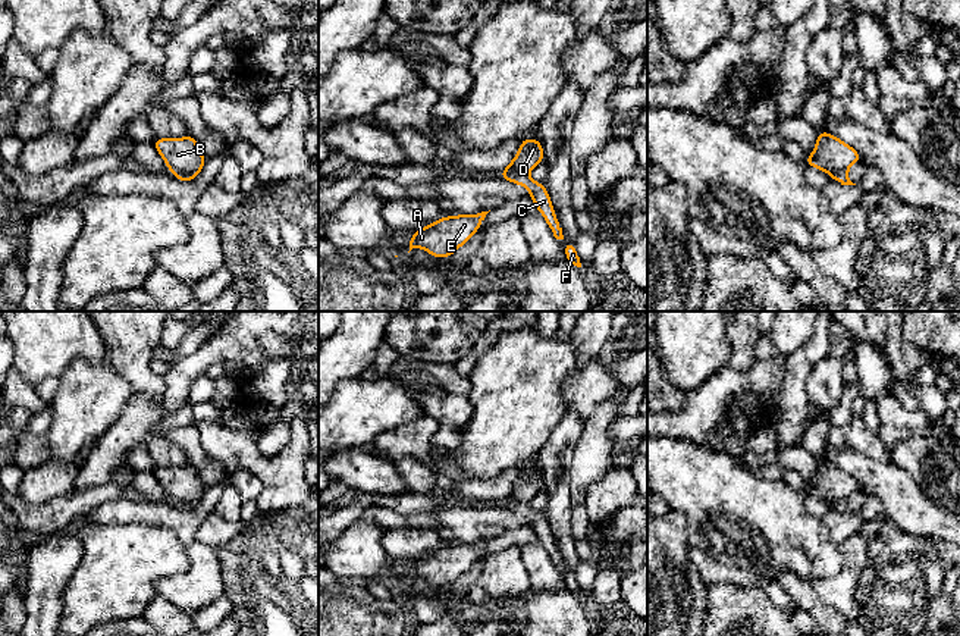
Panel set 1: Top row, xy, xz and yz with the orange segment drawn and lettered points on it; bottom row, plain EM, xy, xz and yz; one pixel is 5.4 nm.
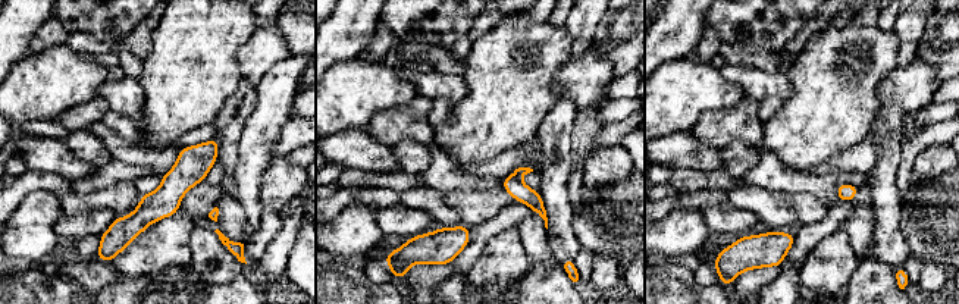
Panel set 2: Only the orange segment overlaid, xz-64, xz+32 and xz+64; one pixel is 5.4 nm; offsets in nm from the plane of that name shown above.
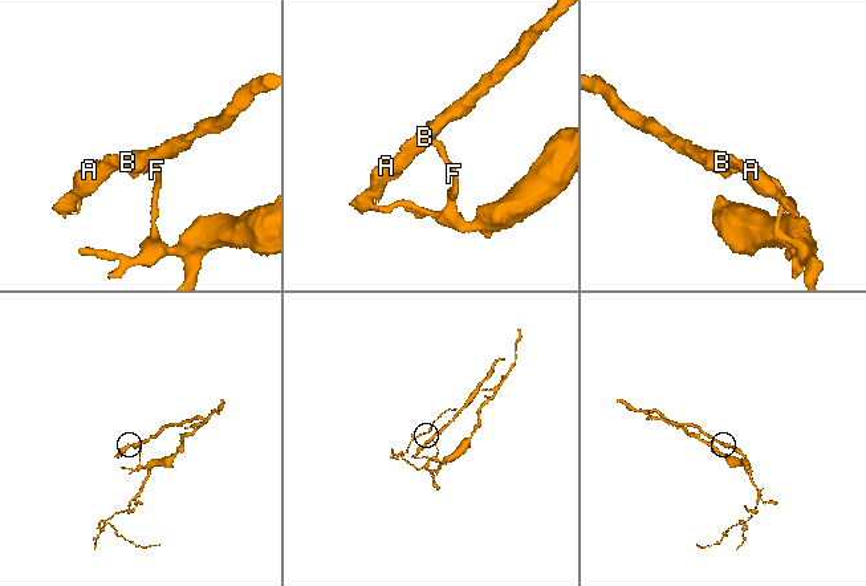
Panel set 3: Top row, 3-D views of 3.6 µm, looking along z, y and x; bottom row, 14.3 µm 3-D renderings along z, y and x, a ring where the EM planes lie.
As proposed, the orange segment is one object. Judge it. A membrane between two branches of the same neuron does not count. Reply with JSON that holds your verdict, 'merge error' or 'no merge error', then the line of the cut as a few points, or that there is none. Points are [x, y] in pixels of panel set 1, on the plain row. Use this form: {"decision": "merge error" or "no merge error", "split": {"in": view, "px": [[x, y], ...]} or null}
{"decision": "merge error", "split": {"in": "xz", "px": [[526, 503], [508, 503], [505, 506]]}}

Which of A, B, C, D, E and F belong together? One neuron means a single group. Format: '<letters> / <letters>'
A B D E / C F

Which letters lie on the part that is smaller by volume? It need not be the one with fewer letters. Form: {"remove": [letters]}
{"remove": ["A", "B", "D", "E"]}

